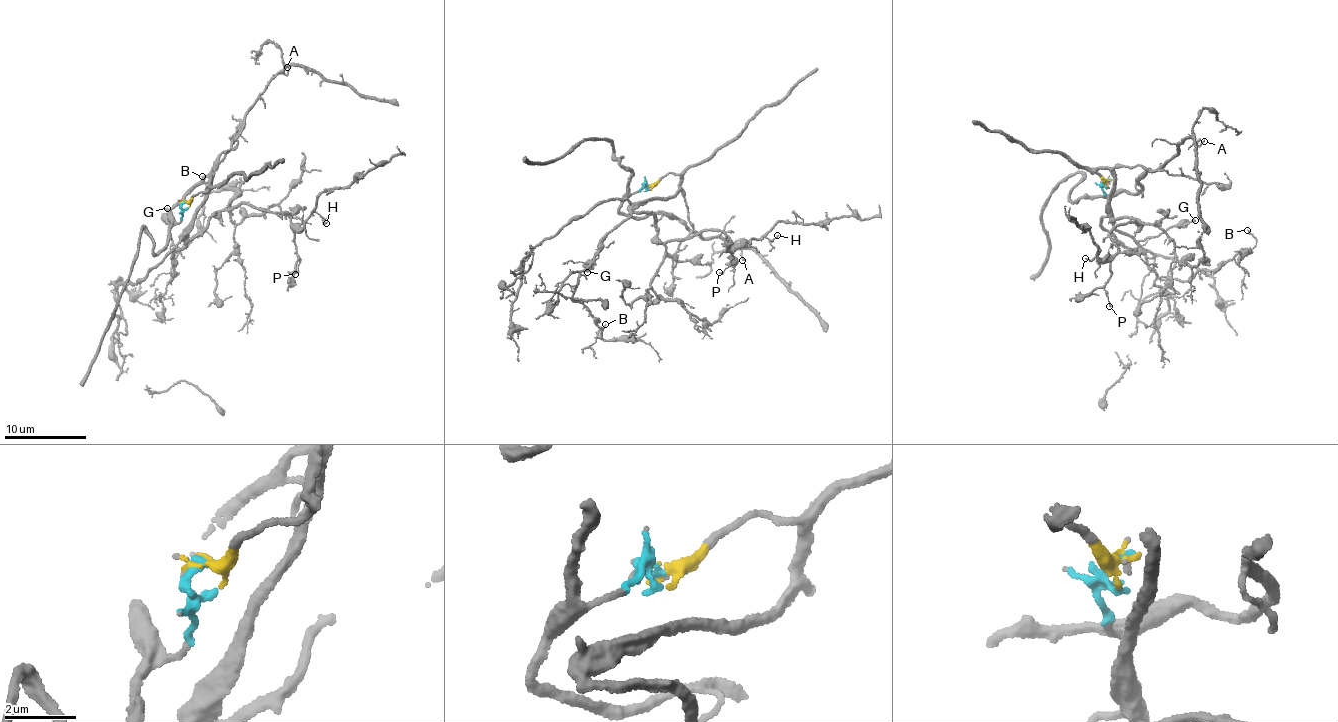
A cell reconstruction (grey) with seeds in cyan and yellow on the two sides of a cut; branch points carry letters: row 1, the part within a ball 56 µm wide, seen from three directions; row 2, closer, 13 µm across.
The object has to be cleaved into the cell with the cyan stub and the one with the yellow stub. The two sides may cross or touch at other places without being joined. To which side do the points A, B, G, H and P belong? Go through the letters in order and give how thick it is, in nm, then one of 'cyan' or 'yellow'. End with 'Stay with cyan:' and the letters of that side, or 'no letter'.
A: 130 nm | cyan
B: 120 nm | yellow
G: 170 nm | yellow
H: 120 nm | yellow
P: 110 nm | yellow
Stay with cyan: A

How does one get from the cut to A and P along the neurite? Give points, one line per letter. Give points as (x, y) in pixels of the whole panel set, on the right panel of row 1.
A: (1106, 186), (1107, 198), (1133, 195), (1142, 187), (1136, 179), (1174, 155), (1179, 143), (1205, 140)
P: (1106, 186), (1092, 173), (1106, 169), (1114, 184), (1110, 221), (1142, 223), (1109, 235), (1117, 248), (1108, 306)

